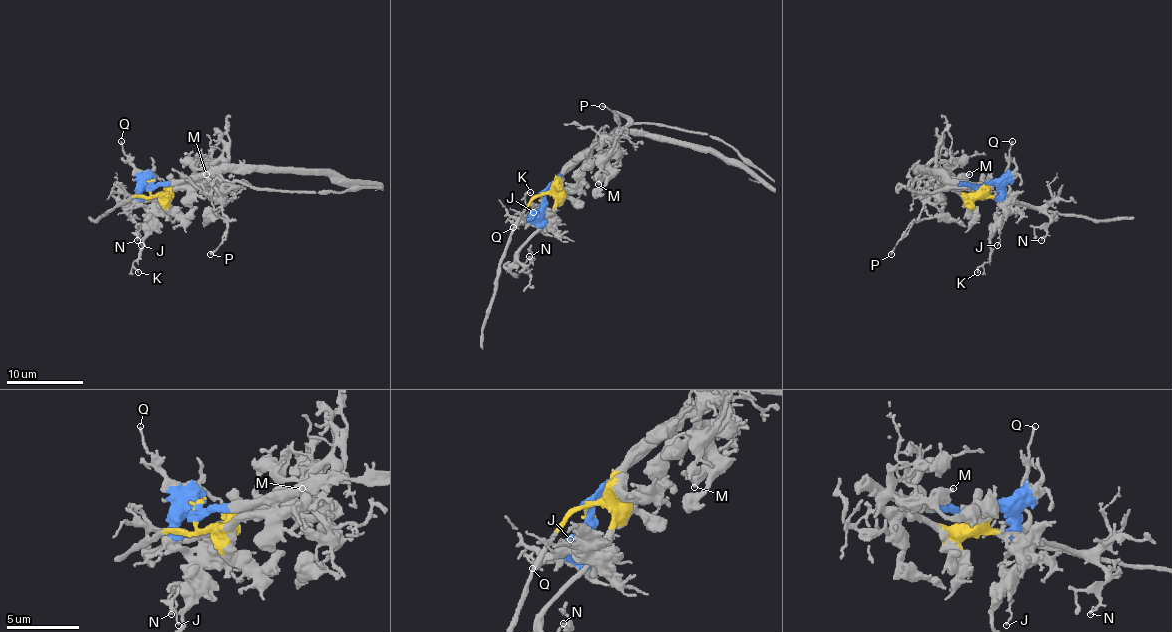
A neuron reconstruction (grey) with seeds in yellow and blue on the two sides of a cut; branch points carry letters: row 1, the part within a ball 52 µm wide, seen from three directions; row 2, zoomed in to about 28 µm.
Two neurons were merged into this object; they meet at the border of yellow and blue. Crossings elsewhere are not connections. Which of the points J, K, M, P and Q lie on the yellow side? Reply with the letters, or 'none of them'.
M, P

